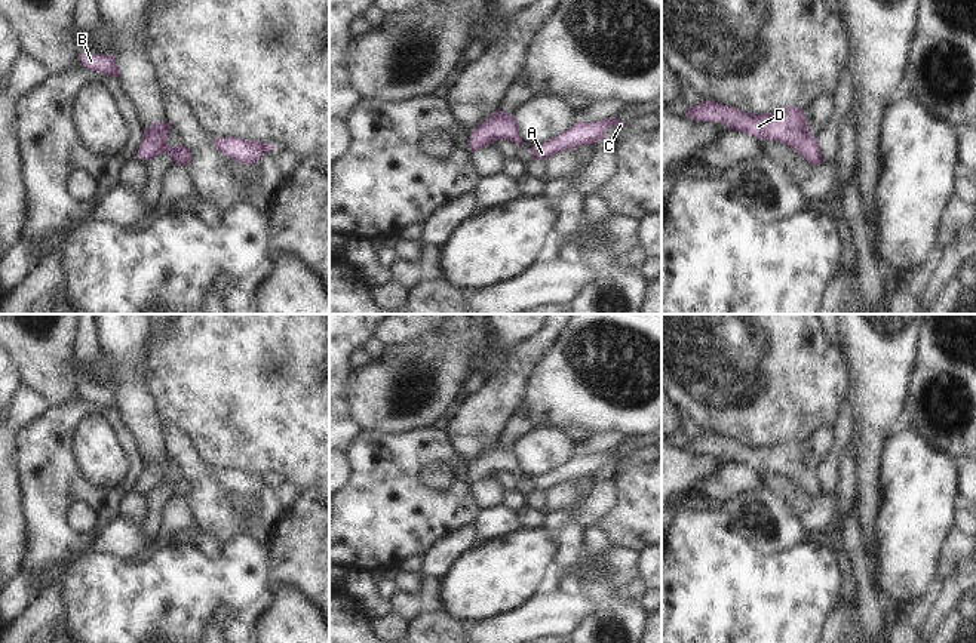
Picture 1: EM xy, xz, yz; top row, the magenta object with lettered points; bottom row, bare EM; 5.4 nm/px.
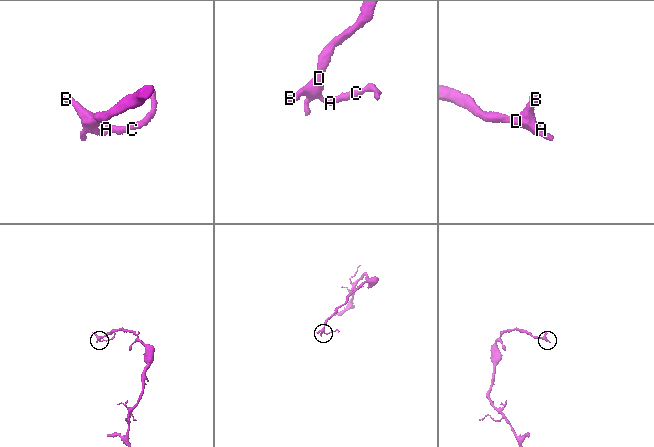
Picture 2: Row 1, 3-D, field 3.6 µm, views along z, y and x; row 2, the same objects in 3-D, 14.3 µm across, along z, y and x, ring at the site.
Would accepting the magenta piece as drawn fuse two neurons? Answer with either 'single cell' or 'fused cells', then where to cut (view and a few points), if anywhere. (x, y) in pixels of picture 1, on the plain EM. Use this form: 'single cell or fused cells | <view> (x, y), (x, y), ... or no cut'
single cell | no cut

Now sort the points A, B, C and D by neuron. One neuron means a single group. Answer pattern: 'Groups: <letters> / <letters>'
Groups: A B C D

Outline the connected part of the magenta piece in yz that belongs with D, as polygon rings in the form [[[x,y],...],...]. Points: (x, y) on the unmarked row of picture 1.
[[[706,431],[699,437],[687,440],[685,447],[697,453],[725,455],[728,462],[740,462],[756,471],[785,476],[813,498],[823,495],[817,470],[810,464],[802,440],[789,437],[774,444],[749,446]]]

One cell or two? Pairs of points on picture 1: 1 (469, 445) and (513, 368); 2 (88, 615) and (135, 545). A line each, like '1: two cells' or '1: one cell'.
1: one cell
2: two cells

